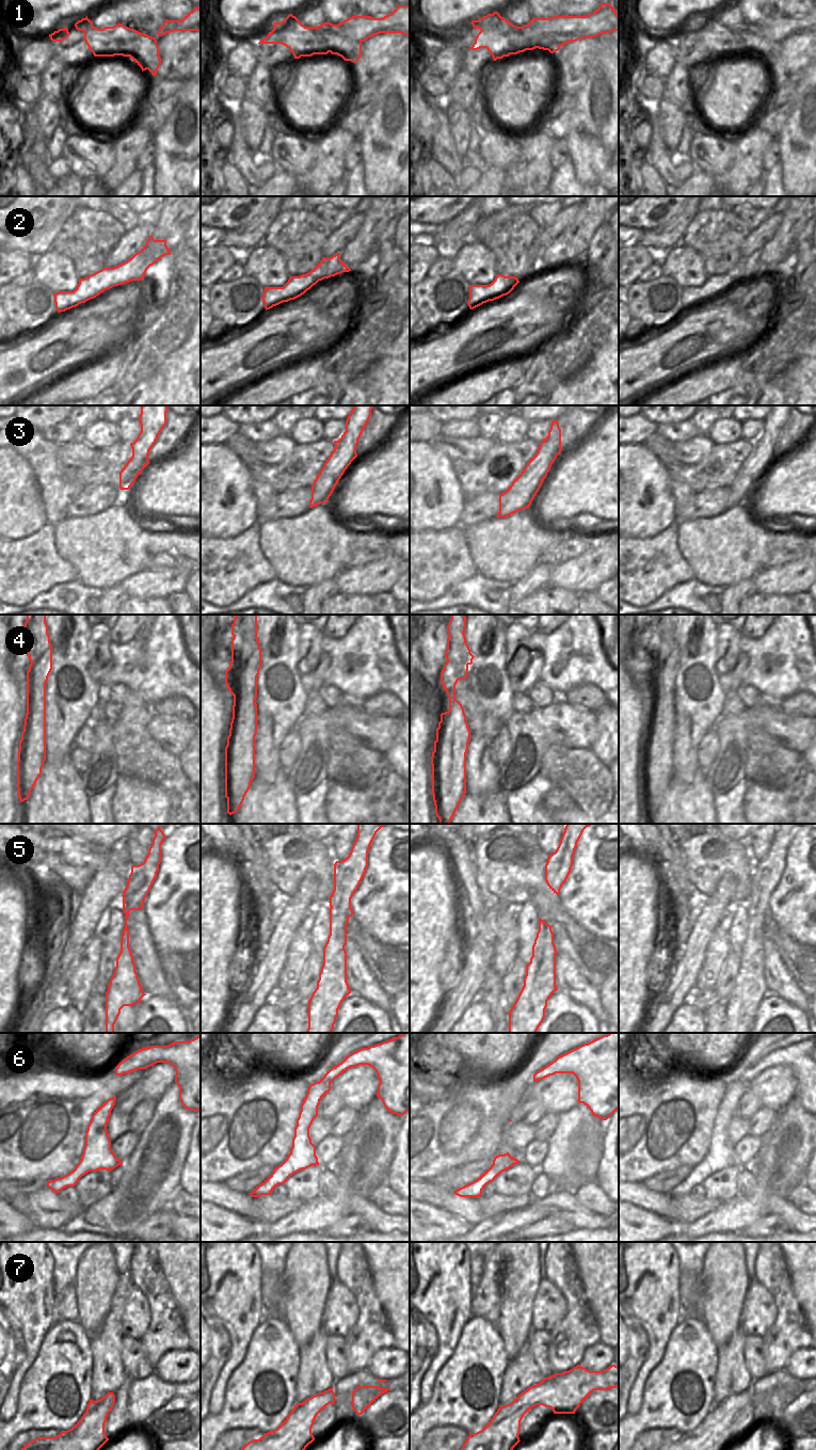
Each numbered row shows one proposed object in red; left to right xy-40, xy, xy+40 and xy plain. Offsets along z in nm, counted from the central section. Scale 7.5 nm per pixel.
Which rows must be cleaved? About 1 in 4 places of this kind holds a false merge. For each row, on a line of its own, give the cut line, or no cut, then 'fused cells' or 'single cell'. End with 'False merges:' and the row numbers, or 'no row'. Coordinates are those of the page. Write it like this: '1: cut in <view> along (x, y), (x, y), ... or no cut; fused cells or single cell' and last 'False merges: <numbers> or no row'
1: cut in xy+40 along (527, 25), (544, 36), (564, 36), (571, 41); fused cells
2: no cut; single cell
3: no cut; single cell
4: no cut; single cell
5: no cut; single cell
6: no cut; single cell
7: cut in xy along (294, 1406), (306, 1413), (317, 1414); fused cells
False merges: 1, 7

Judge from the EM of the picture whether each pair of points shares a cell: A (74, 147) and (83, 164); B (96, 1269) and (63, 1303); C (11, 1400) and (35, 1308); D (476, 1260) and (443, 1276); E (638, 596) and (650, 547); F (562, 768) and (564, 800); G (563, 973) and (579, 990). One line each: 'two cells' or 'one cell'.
A: one cell
B: two cells
C: one cell
D: two cells
E: one cell
F: two cells
G: one cell

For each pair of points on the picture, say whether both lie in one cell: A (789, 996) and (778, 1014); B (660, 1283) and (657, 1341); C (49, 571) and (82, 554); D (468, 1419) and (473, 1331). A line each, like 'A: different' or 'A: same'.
A: different
B: same
C: different
D: same

